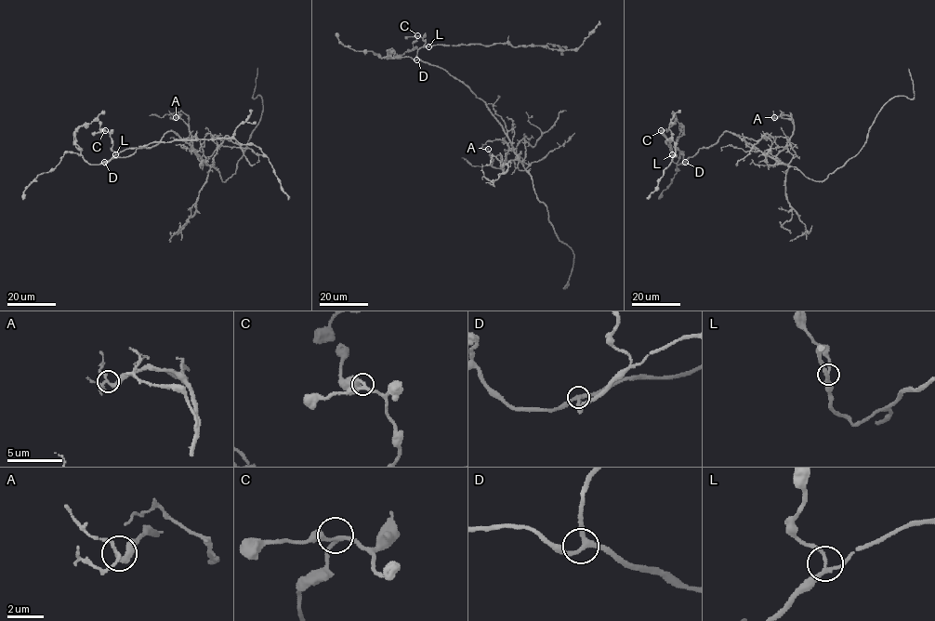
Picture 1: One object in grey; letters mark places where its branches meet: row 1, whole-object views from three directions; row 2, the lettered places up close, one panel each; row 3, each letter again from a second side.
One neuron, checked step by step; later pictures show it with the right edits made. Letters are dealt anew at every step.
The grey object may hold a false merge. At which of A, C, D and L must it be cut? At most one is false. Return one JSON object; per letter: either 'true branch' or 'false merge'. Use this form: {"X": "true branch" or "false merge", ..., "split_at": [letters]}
{"A": "true branch", "C": "true branch", "D": "true branch", "L": "true branch", "split_at": []}

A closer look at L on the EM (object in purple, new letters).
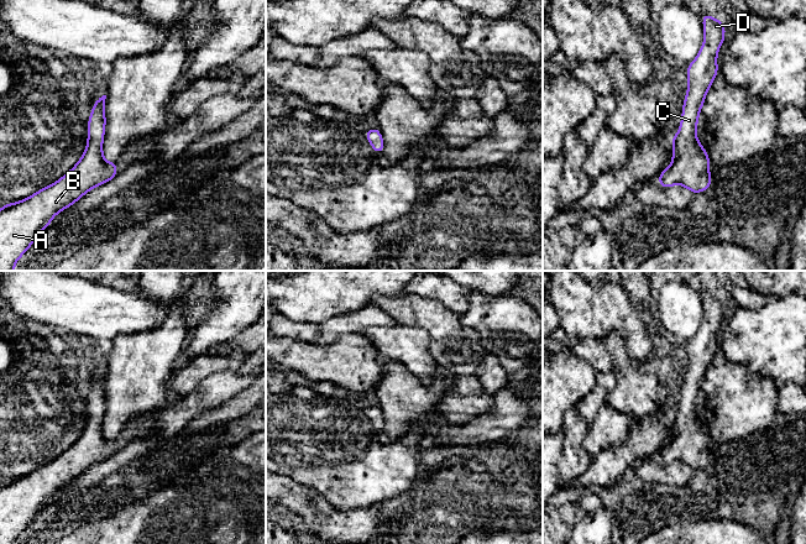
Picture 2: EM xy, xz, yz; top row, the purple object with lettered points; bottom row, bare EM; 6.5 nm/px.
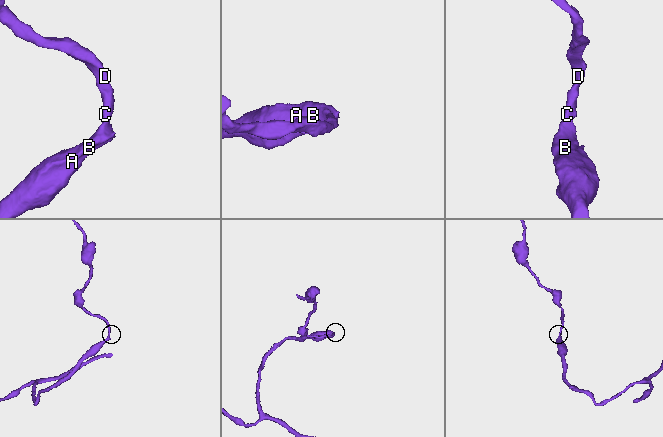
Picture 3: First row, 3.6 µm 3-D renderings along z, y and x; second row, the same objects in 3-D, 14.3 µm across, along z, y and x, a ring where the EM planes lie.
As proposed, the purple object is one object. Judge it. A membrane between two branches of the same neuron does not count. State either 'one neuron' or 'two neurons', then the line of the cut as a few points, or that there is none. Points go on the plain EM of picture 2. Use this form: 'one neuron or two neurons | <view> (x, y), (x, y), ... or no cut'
one neuron | no cut

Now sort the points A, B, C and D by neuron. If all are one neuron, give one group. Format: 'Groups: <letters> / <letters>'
Groups: A B C D

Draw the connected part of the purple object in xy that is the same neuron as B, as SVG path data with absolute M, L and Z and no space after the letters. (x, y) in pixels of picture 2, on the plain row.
M103 372L94 380L88 399L88 420L79 439L56 460L0 486L0 544L15 544L56 491L119 451L116 439L106 439L103 434L105 376Z

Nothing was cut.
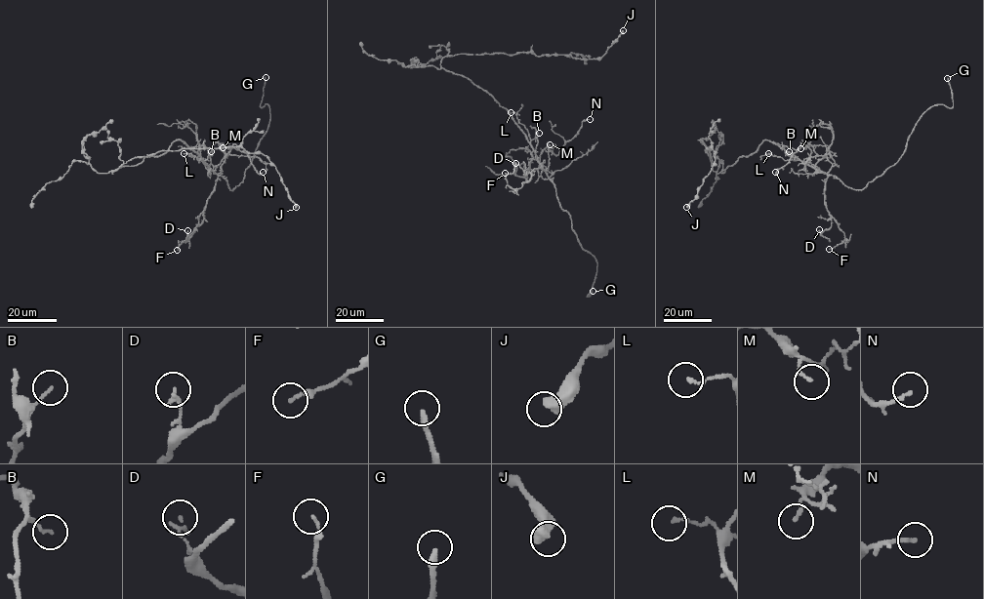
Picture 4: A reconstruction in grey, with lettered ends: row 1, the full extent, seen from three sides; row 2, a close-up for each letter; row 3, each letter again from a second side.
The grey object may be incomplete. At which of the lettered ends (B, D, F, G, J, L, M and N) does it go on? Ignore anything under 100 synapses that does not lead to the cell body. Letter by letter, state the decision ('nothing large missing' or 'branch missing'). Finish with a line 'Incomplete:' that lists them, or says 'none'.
B: nothing large missing
D: nothing large missing
F: nothing large missing
G: branch missing
J: nothing large missing
L: nothing large missing
M: nothing large missing
N: nothing large missing
Incomplete: G

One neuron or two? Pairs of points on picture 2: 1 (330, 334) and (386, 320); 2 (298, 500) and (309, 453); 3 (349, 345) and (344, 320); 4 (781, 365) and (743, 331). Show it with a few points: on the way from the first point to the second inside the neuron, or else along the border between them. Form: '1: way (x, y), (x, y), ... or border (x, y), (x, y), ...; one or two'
1: way (344, 324), (372, 320); one
2: border (278, 474), (289, 476), (312, 487), (323, 498); two
3: border (360, 333), (341, 335), (328, 343), (319, 344); two
4: way (773, 355), (753, 338); one

